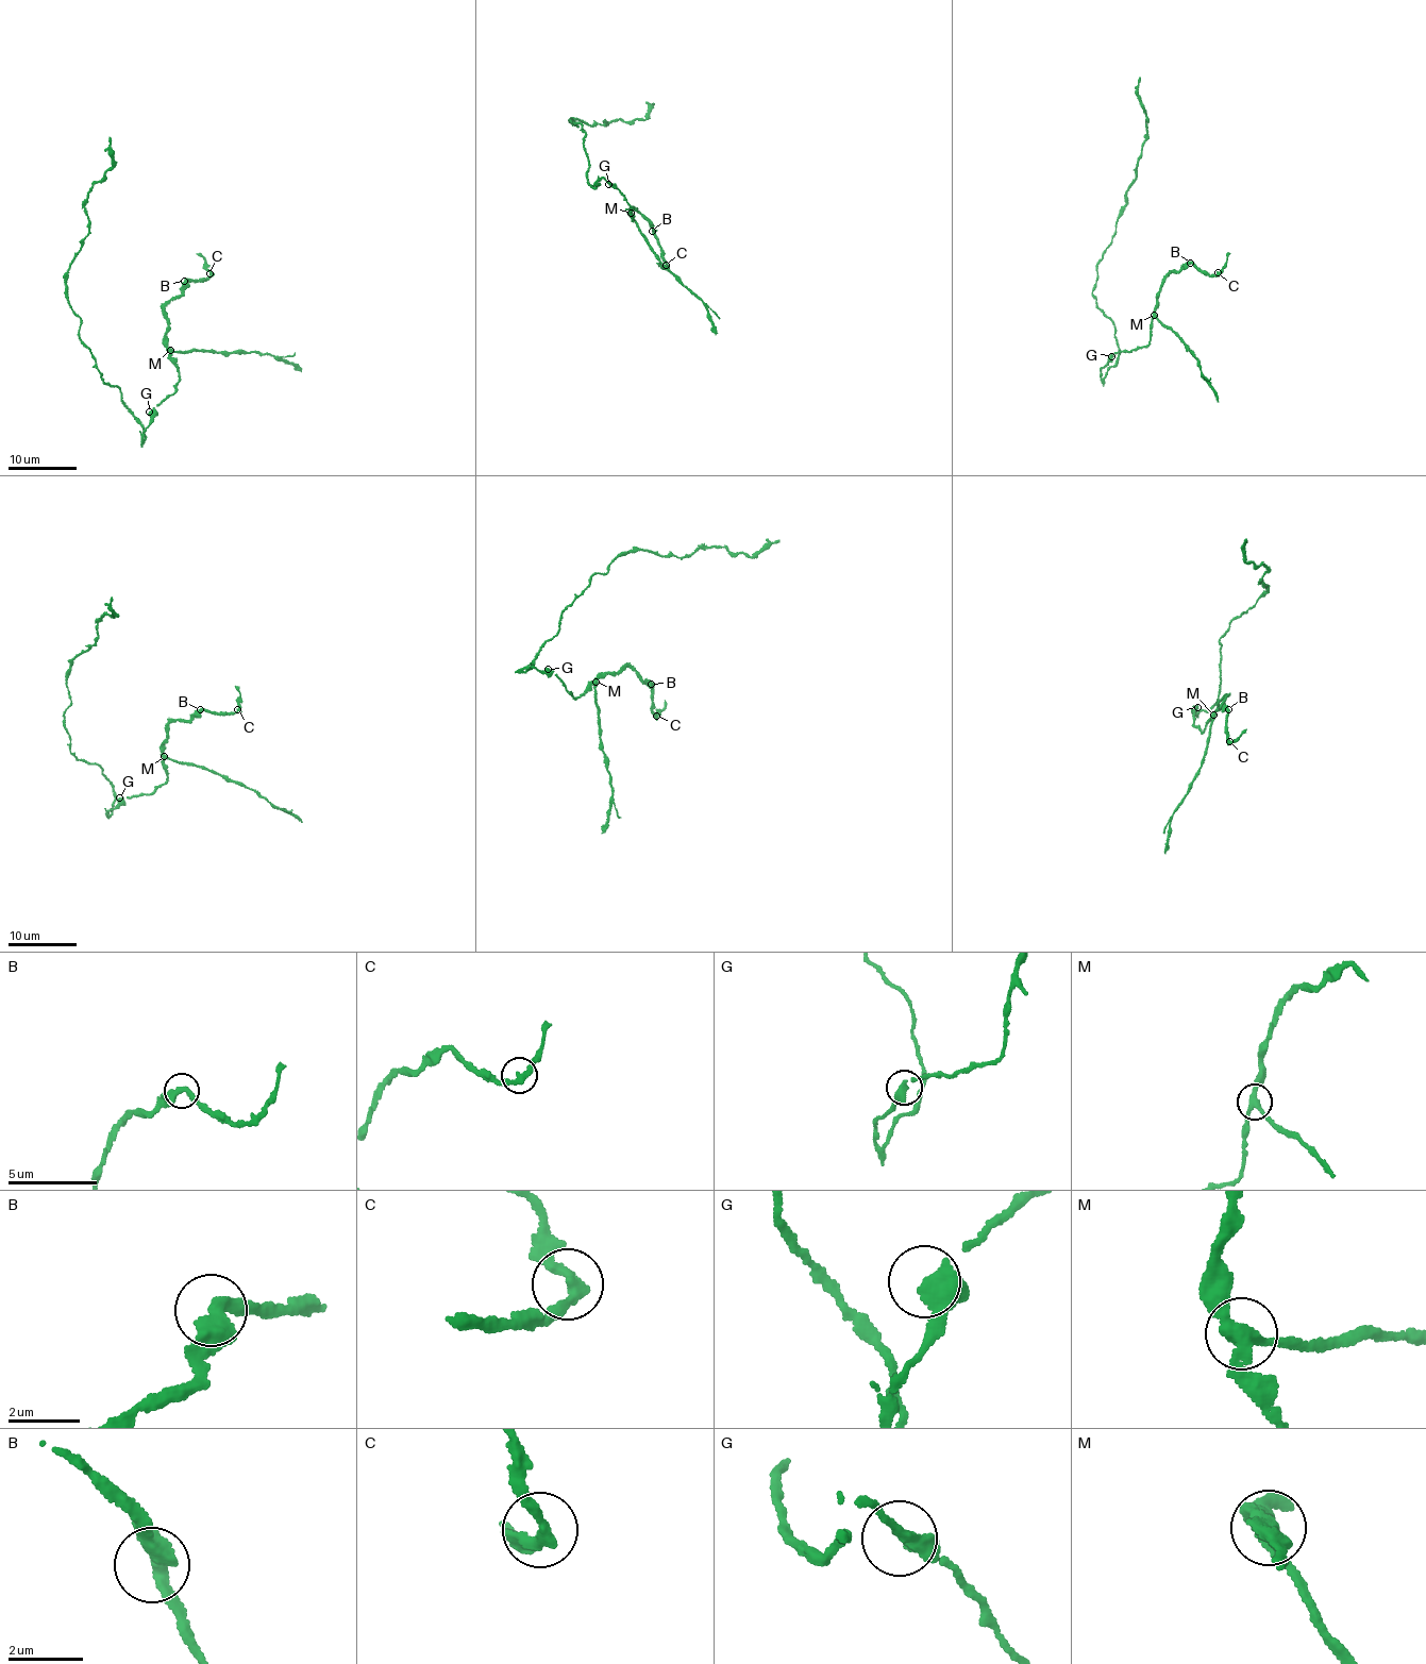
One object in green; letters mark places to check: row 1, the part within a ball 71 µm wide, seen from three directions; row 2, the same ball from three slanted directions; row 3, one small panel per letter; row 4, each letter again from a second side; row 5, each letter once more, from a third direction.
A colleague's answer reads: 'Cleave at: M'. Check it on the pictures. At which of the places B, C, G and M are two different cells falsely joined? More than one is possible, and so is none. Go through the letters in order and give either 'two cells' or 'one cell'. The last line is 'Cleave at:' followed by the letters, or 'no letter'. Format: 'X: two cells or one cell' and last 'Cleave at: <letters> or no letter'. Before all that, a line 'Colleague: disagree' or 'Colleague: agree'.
Colleague: agree
B: one cell
C: one cell
G: one cell
M: two cells
Cleave at: M

